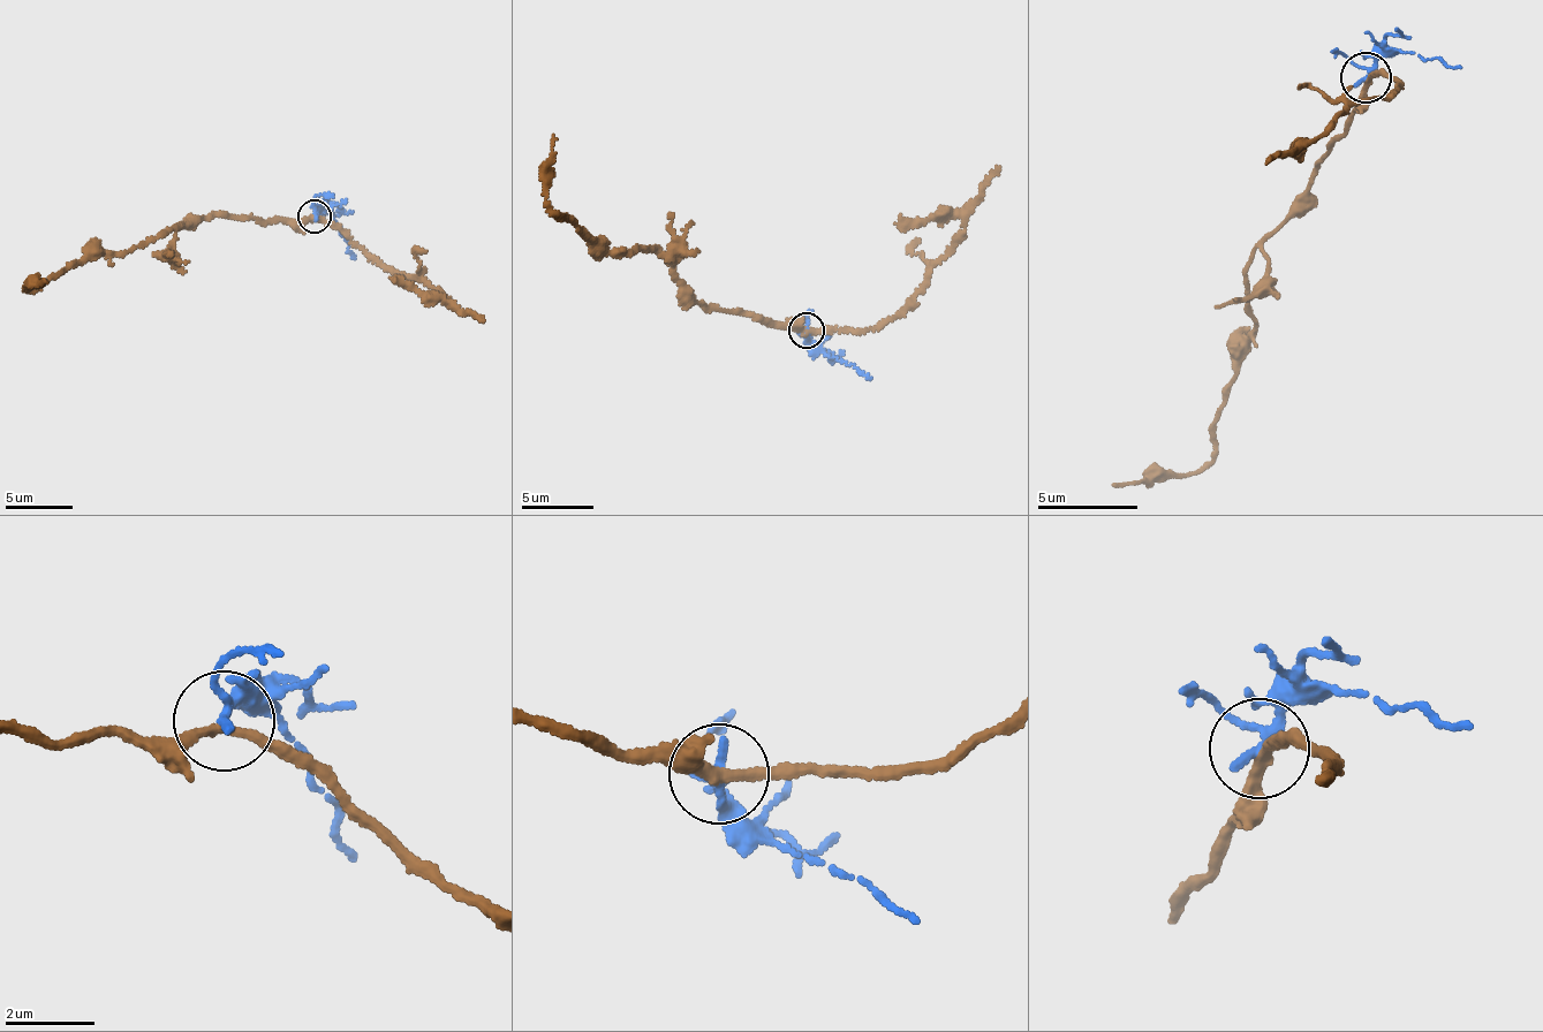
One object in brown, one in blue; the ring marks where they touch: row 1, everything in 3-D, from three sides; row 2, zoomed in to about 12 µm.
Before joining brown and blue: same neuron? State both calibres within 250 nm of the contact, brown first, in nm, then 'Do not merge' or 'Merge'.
Thickness 240 nm (brown) against 190 nm. Do not merge

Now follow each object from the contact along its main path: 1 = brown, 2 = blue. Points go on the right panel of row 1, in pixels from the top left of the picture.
1: (1364, 78), (1302, 202), (1262, 238), (1247, 273), (1256, 329), (1209, 460), (1190, 477), (1152, 471), (1110, 486)
2: (1364, 78), (1396, 48), (1461, 68)

